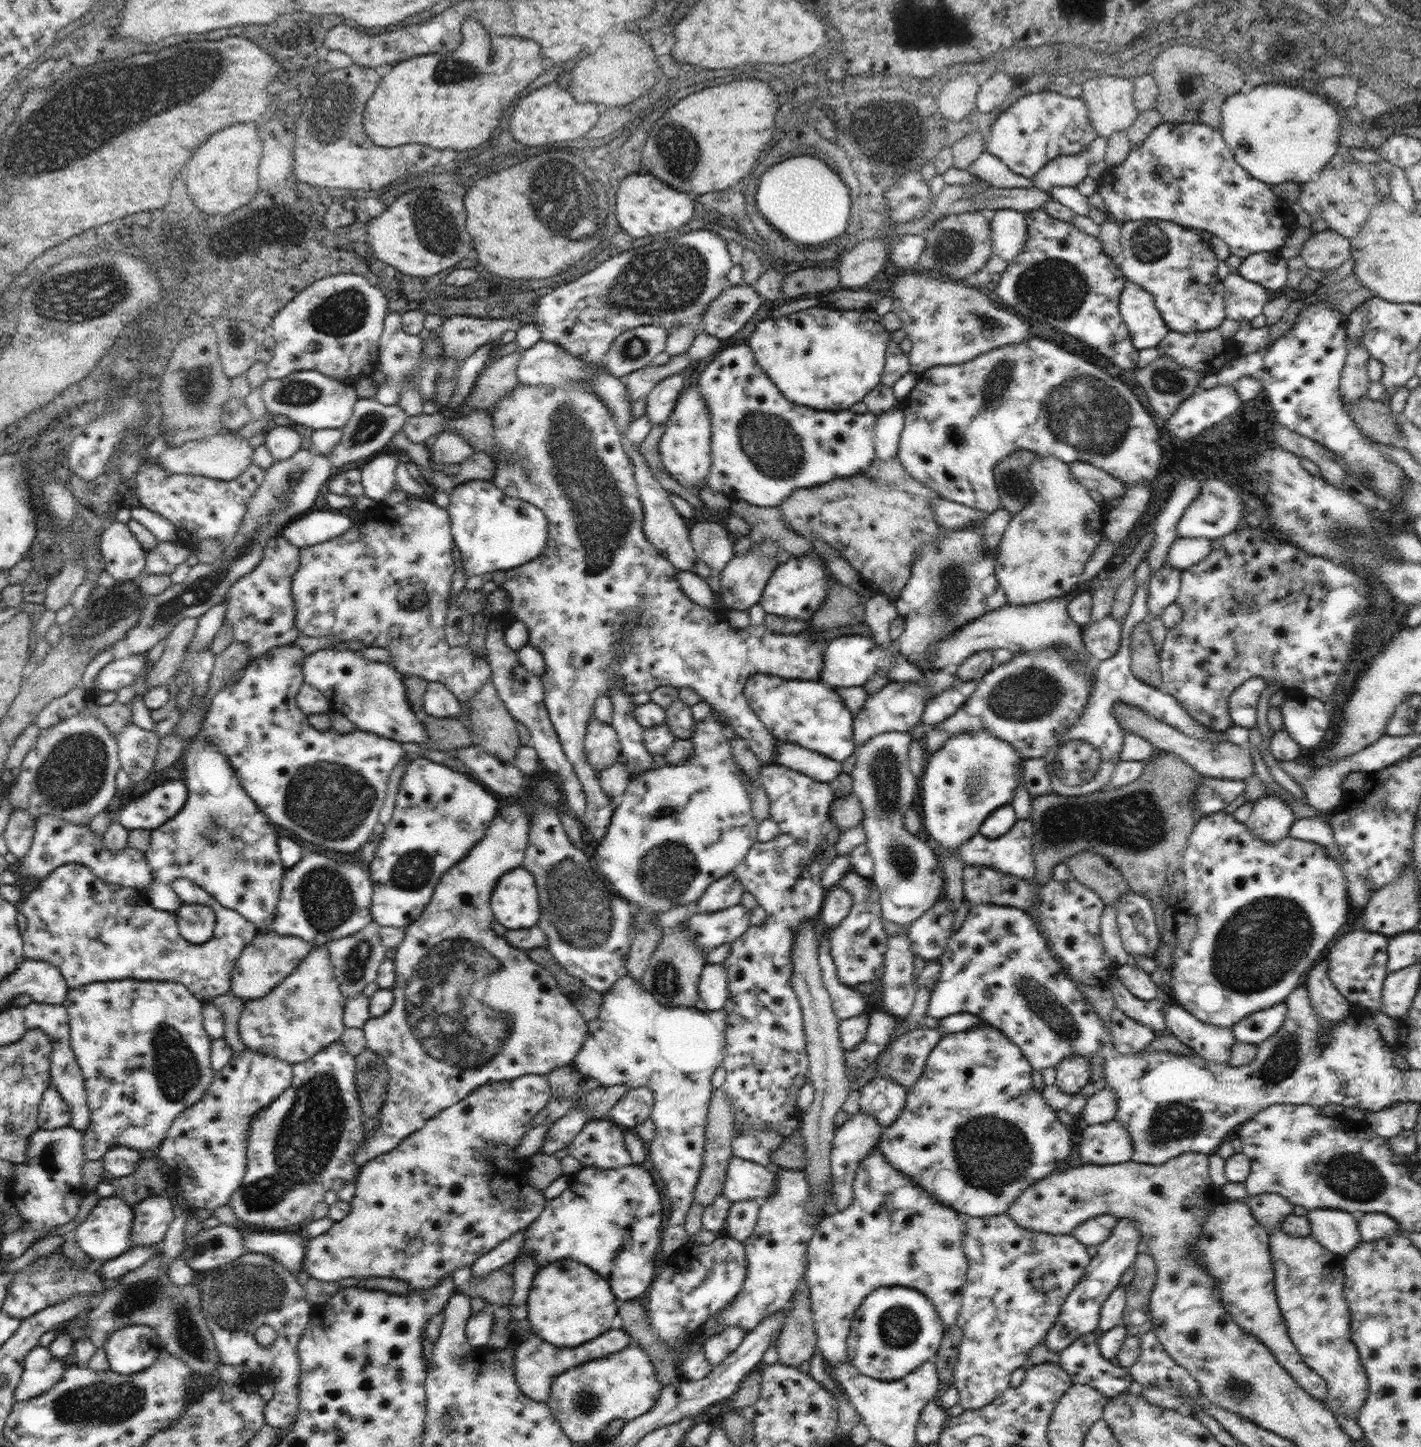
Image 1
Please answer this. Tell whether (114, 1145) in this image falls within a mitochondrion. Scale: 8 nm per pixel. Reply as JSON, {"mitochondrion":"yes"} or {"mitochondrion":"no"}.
{"mitochondrion":"no"}

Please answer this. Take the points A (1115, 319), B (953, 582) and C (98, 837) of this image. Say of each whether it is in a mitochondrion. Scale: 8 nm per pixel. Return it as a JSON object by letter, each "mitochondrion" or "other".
{"A":"other","B":"mitochondrion","C":"other"}

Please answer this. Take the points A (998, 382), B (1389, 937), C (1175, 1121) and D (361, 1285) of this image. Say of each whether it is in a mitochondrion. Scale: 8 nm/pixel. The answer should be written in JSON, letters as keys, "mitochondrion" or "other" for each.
{"A":"mitochondrion","B":"other","C":"mitochondrion","D":"other"}

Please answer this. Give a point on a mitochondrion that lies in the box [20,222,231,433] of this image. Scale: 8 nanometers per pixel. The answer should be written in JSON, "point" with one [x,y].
{"point":[77,295]}

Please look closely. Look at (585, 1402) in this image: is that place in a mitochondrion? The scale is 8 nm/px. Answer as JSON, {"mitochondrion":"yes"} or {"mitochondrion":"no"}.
{"mitochondrion":"yes"}

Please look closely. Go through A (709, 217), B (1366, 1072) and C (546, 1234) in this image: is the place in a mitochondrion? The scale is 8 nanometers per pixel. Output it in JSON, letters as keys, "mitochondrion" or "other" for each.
{"A":"other","B":"other","C":"other"}

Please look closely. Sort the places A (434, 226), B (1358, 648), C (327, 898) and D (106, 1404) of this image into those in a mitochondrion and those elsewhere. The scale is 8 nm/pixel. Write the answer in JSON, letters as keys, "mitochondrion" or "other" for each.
{"A":"mitochondrion","B":"other","C":"mitochondrion","D":"mitochondrion"}

